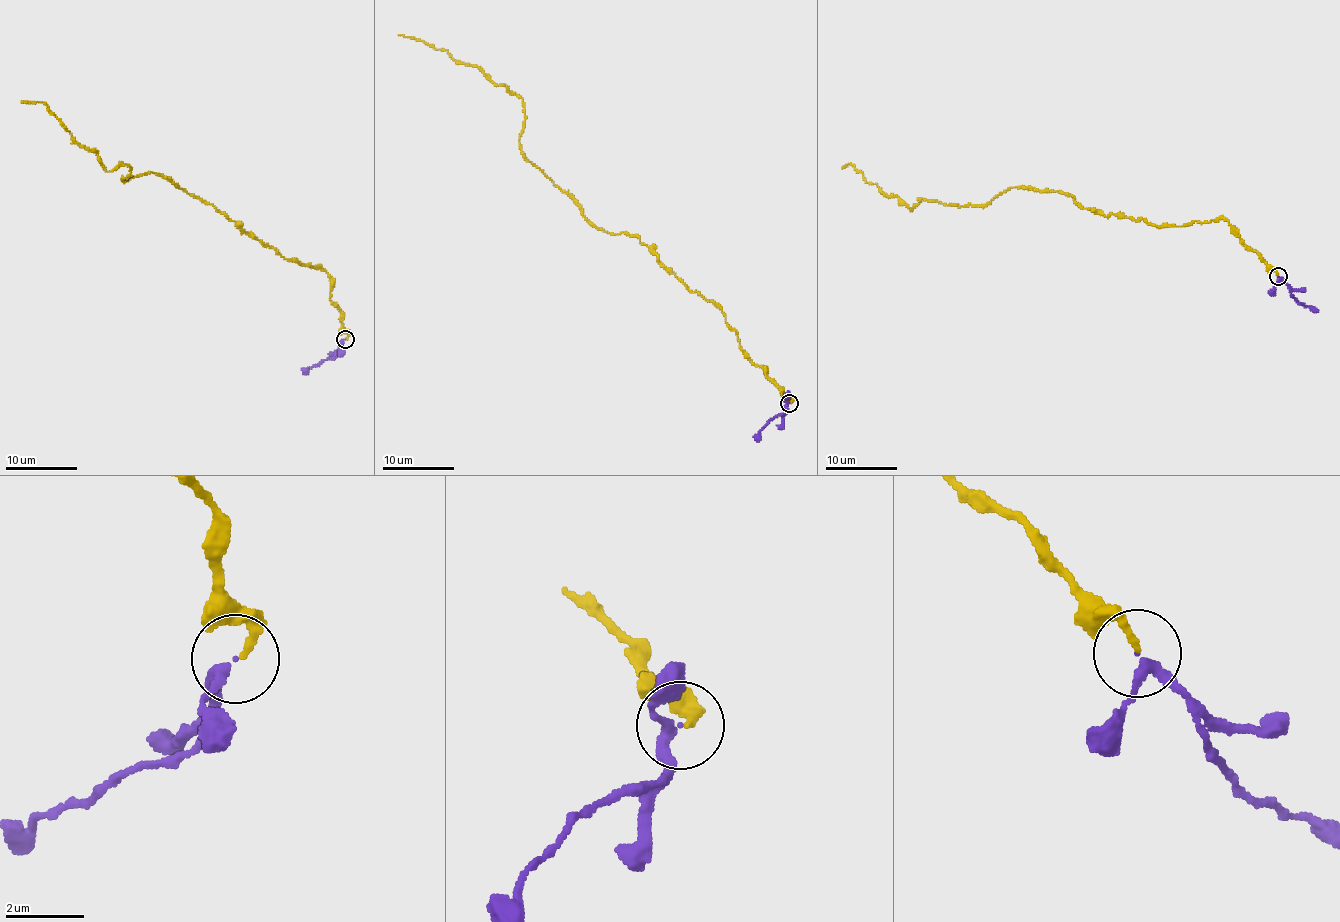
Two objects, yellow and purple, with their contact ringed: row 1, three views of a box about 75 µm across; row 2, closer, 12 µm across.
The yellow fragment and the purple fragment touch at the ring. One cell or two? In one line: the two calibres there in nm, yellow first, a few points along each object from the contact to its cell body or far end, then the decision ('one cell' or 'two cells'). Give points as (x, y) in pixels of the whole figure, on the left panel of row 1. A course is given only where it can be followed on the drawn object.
calibres 190 and 200 nm; course yellow (345, 339), (321, 268), (154, 173), (107, 171), (45, 104), (21, 102); course purple (345, 339), (336, 354), (309, 367), (306, 374); one cell

